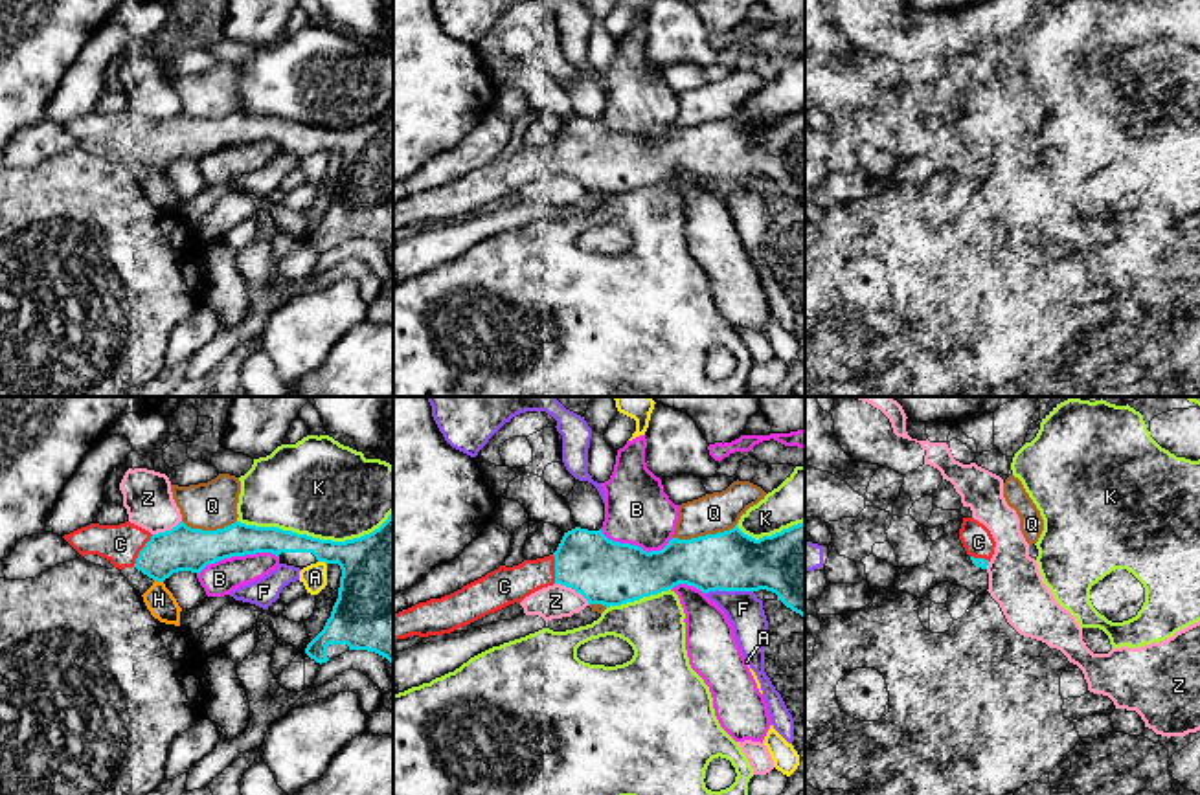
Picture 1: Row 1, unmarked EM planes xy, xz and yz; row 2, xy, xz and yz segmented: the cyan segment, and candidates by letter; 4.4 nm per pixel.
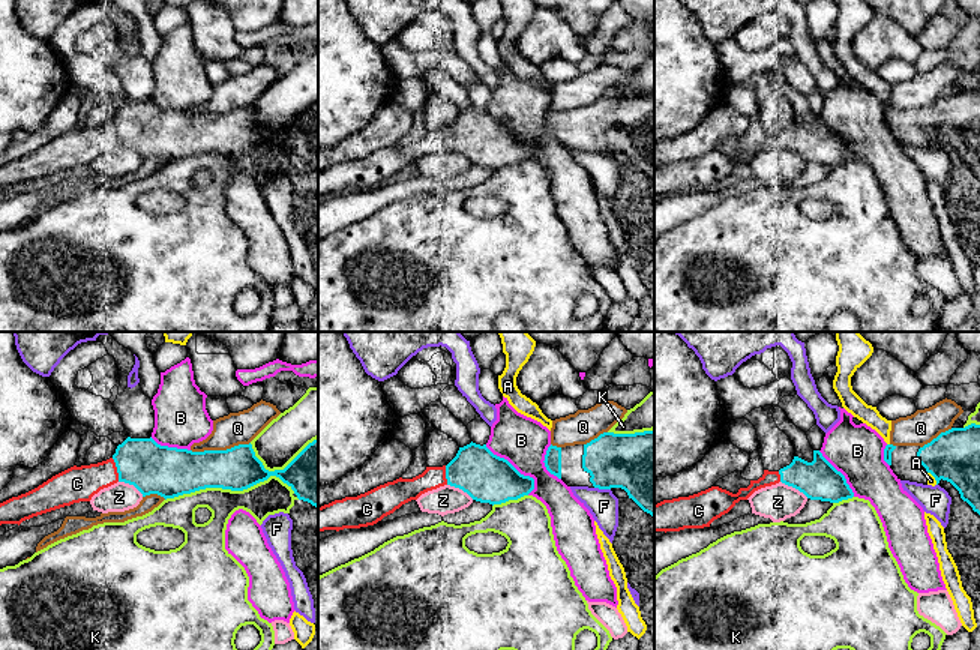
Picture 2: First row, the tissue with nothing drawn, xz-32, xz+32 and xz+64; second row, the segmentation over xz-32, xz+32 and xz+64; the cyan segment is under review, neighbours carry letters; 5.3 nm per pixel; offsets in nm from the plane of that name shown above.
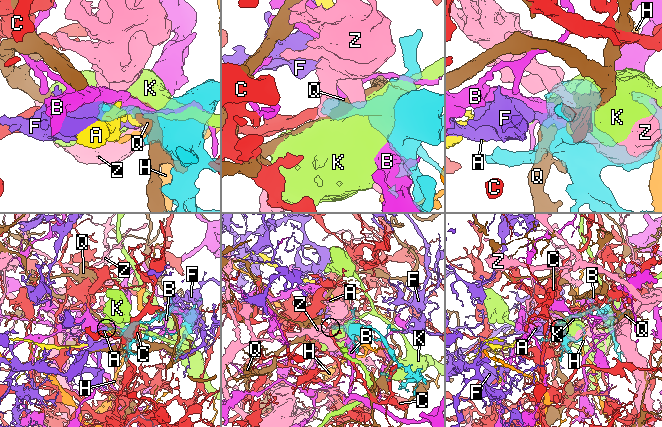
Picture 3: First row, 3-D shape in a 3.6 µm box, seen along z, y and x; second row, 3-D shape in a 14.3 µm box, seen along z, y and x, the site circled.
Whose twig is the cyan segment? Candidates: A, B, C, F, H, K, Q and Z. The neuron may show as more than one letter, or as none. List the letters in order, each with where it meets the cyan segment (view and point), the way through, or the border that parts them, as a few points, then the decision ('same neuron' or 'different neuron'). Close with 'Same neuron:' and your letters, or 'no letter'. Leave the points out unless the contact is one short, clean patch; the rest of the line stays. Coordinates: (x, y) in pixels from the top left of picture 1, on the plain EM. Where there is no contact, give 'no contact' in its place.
A: meets cyan in xy at (322, 149); different neuron
B: meets cyan in xy at (237, 144); different neuron
C: meets cyan in xy at (140, 140); same neuron
F: meets cyan in xz at (728, 179); border along xz (752, 179), (710, 179), (706, 182); different neuron
H: meets cyan in xy at (158, 169); different neuron
K: meets cyan in xy at (315, 127); different neuron
Q: meets cyan in xz at (706, 123); different neuron
Z: meets cyan in xz at (574, 177); border along xz (555, 171), (574, 177), (588, 193); different neuron
Same neuron: C

